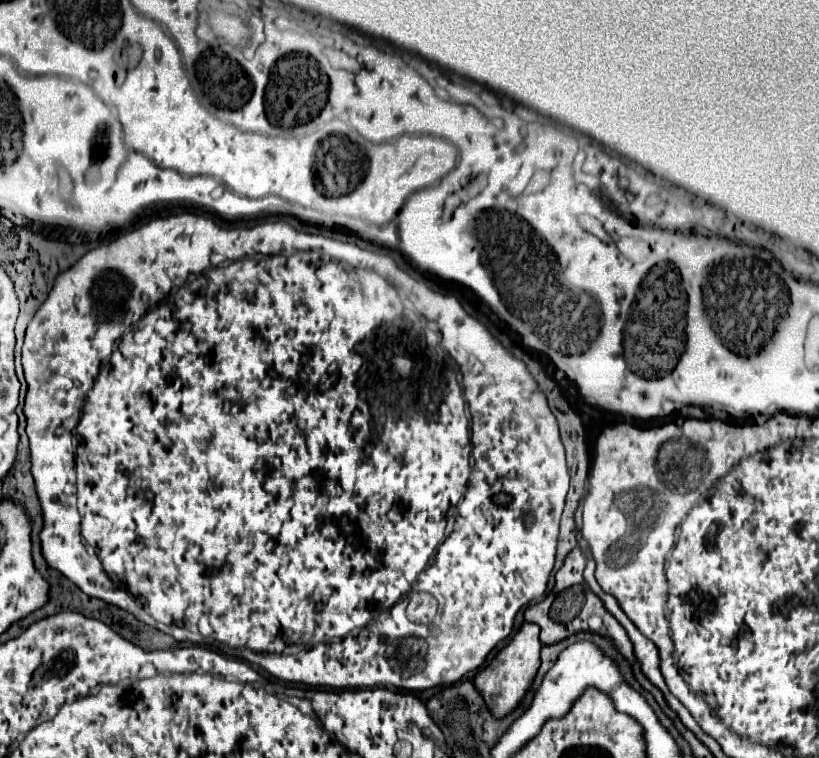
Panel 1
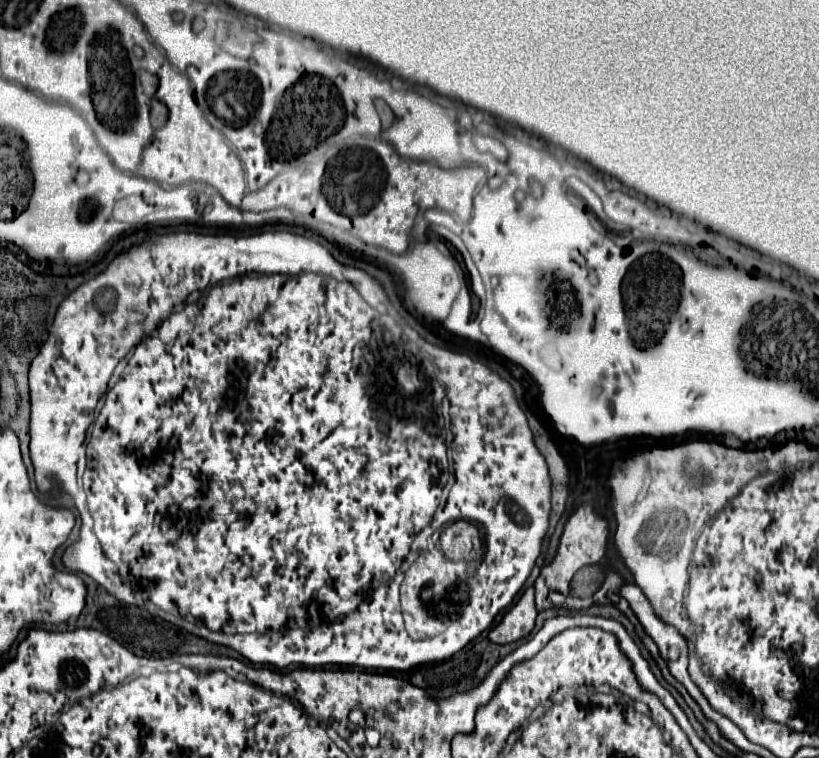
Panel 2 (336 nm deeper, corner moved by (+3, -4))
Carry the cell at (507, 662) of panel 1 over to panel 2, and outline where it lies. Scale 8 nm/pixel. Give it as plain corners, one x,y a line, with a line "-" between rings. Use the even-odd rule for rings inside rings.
527,588
519,598
519,602
503,616
503,620
491,628
489,638
499,644
525,638
535,626
535,616
537,616
537,608
533,600
533,588

